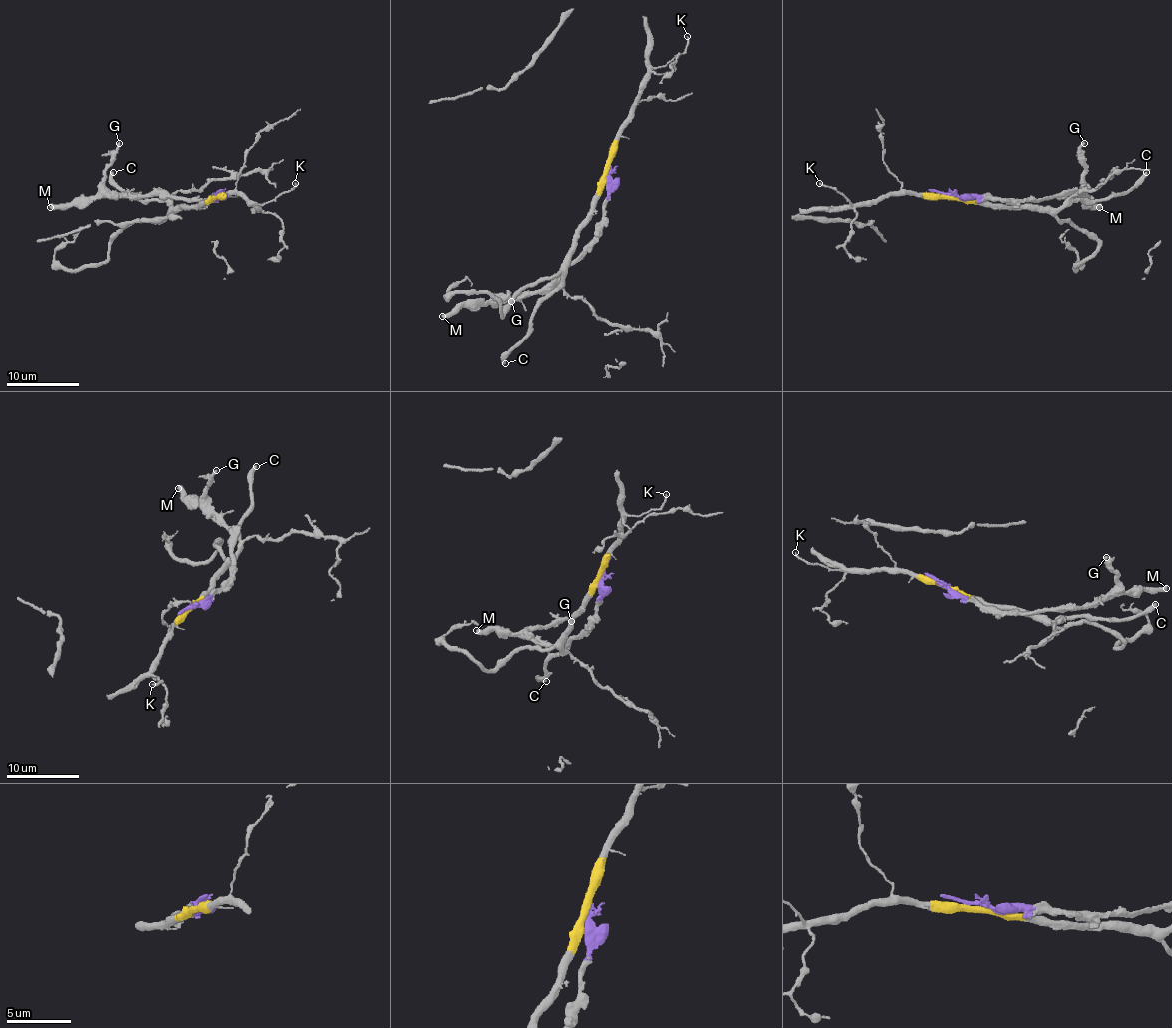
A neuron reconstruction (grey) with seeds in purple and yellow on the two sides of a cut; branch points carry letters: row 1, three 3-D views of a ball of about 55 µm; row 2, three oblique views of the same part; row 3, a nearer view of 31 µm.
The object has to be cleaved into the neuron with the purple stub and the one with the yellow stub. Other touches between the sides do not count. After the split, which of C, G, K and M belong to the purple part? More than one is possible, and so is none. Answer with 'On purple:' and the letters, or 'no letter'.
On purple: G, M

